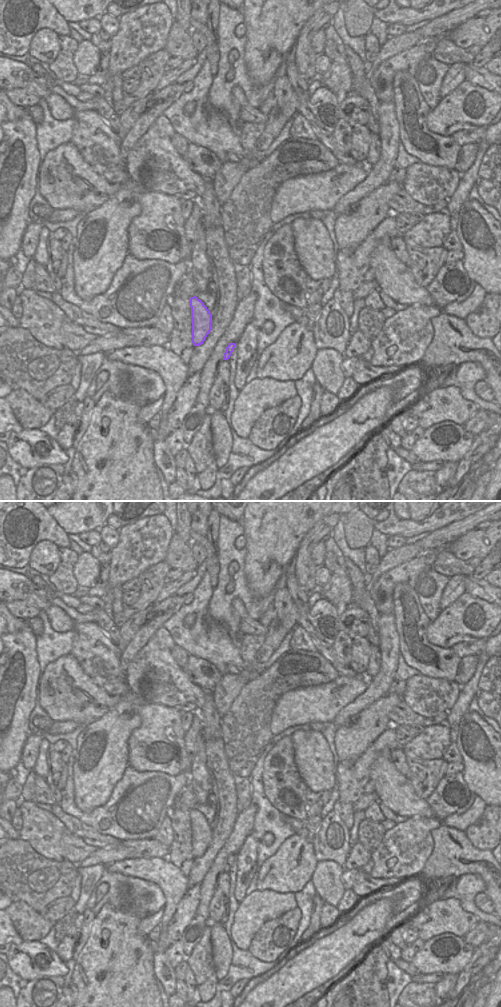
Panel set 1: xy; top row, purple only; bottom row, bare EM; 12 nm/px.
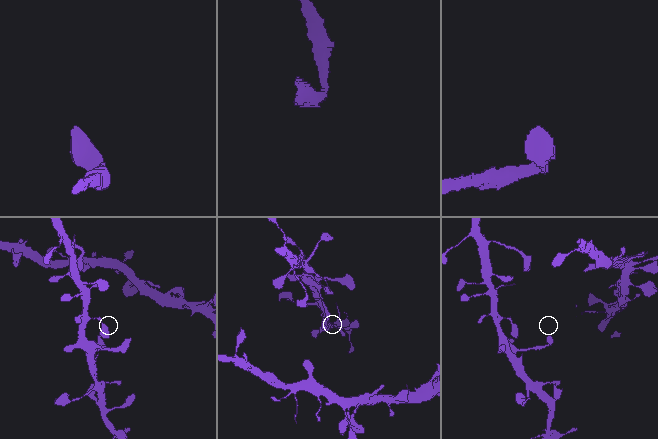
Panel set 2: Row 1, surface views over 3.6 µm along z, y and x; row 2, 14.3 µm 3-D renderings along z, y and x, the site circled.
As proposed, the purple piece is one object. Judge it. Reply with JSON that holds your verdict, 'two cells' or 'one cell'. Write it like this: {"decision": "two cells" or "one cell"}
{"decision": "one cell"}

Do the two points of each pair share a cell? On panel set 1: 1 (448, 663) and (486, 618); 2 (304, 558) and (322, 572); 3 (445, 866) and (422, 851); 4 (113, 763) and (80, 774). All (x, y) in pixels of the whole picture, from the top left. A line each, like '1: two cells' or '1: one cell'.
1: two cells
2: two cells
3: two cells
4: one cell

